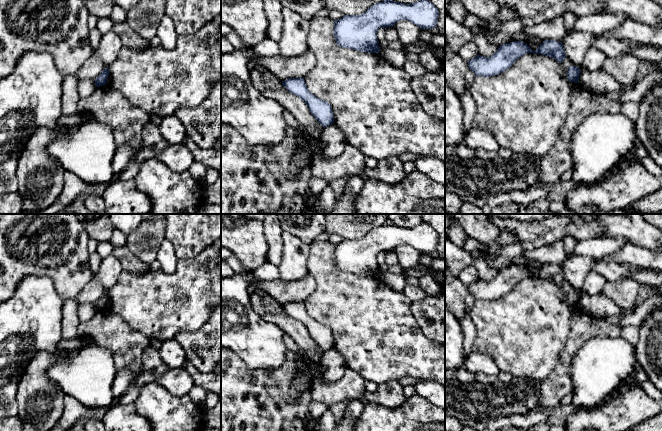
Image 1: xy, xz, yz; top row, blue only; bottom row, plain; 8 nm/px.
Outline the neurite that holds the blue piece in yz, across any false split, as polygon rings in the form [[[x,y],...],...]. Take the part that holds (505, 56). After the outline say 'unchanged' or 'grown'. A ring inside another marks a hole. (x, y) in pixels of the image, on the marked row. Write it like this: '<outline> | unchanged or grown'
[[[544,40],[544,42],[533,51],[525,42],[514,41],[499,46],[491,57],[477,55],[468,61],[469,69],[476,76],[491,77],[498,75],[509,67],[516,60],[527,53],[537,53],[554,58],[557,62],[563,62],[566,55],[562,42],[555,40]]] | unchanged

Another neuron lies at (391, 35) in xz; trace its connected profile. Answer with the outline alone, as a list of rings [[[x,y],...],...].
[[[393,26],[386,28],[385,40],[387,40],[389,43],[398,40],[398,32]]]

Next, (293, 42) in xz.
[[[282,8],[282,16],[284,24],[282,36],[278,41],[279,55],[293,57],[304,54],[309,49],[307,37],[310,32],[310,21],[289,8]]]

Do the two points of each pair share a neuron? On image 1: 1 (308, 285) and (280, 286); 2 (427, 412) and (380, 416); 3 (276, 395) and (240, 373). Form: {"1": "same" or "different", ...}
{"1": "same", "2": "same", "3": "same"}

